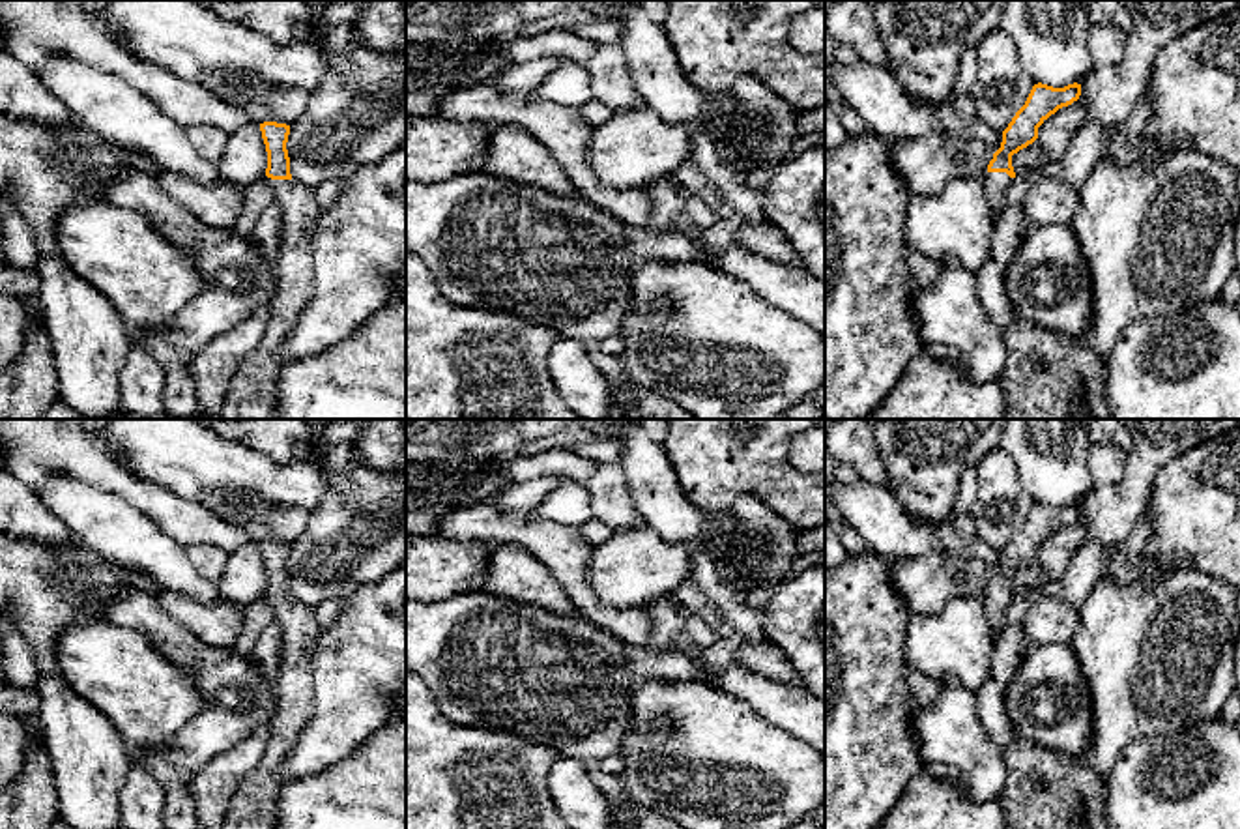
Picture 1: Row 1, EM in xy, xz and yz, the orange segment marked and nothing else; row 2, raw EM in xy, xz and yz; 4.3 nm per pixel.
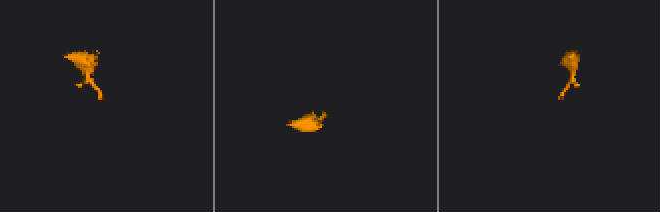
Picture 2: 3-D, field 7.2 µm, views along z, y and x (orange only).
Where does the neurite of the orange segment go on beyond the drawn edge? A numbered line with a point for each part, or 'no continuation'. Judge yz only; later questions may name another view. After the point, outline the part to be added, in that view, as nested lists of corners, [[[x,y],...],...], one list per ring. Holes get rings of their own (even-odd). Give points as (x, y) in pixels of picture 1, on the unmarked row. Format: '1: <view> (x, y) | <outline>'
1: yz (997, 603) | [[[988,591],[984,597],[986,612],[991,621],[995,640],[1004,631],[1006,612],[1008,612],[1012,601],[1014,601],[1014,597],[1010,597],[1006,591]]]

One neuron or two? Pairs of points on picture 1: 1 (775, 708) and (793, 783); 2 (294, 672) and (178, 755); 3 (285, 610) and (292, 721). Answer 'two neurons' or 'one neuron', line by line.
1: two neurons
2: two neurons
3: one neuron

